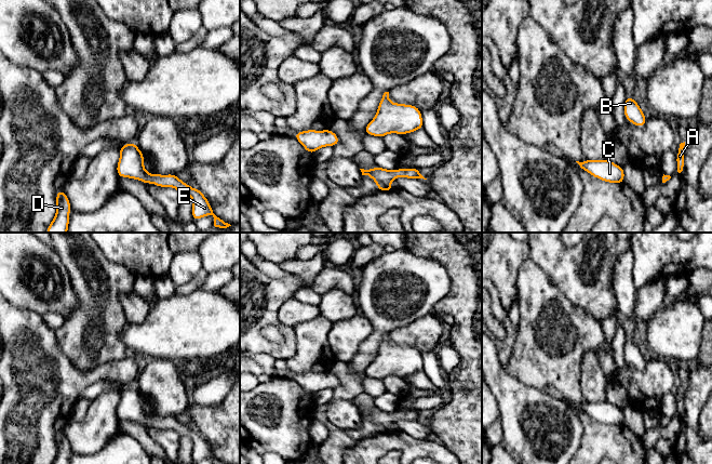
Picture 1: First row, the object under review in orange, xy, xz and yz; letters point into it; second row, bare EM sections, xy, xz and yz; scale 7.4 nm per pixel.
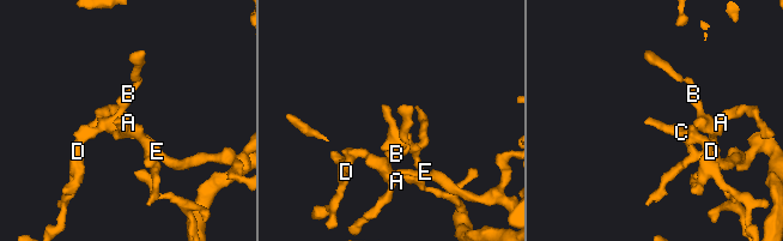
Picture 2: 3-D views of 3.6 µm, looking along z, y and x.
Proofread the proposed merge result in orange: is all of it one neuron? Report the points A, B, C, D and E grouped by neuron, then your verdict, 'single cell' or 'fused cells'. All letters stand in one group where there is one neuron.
A B C D E | single cell

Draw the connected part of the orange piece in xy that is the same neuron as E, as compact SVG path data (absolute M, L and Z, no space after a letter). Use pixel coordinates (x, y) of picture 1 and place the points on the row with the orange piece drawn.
M129 143L120 147L120 159L117 165L117 173L119 177L135 178L146 184L153 183L156 186L160 187L174 187L180 195L188 194L192 198L193 222L211 214L214 217L215 227L224 229L231 226L213 213L209 200L200 189L192 188L174 174L160 175L155 173L150 175L144 168L144 155L135 143Z

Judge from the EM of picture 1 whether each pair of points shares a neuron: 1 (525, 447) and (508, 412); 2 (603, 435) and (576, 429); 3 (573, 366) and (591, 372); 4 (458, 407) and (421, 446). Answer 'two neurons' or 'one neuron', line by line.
1: one neuron
2: two neurons
3: two neurons
4: two neurons

